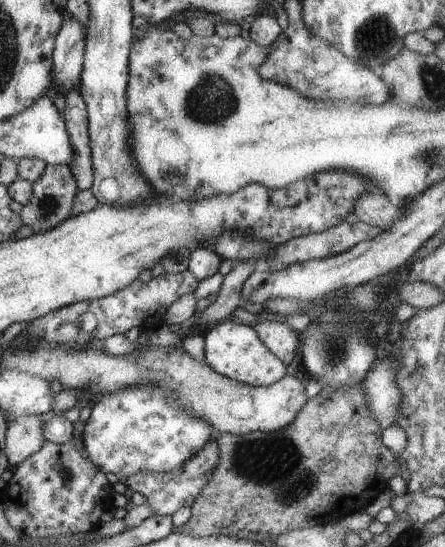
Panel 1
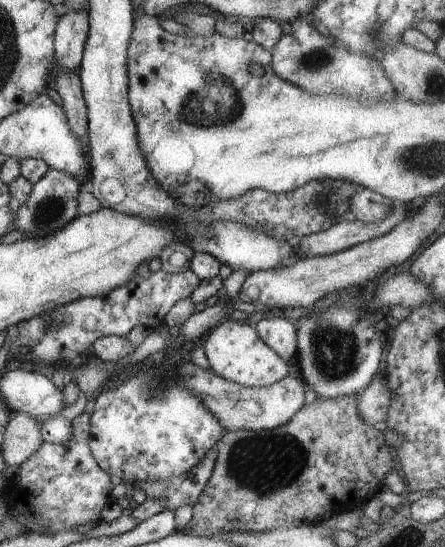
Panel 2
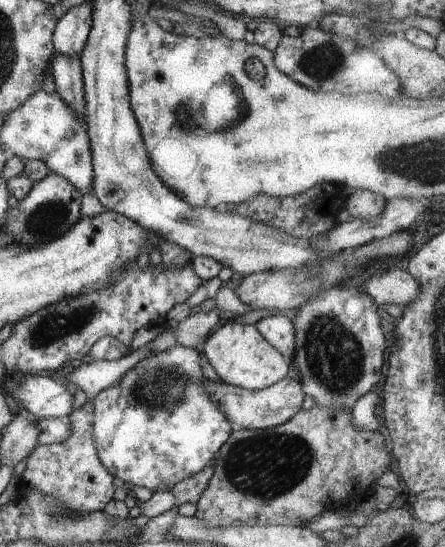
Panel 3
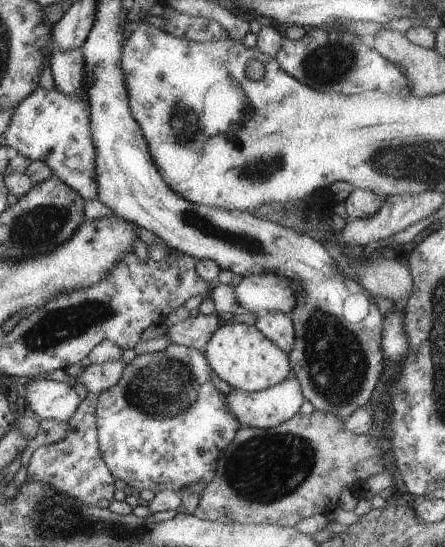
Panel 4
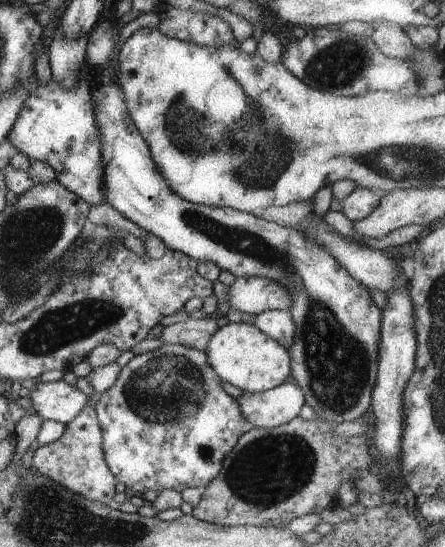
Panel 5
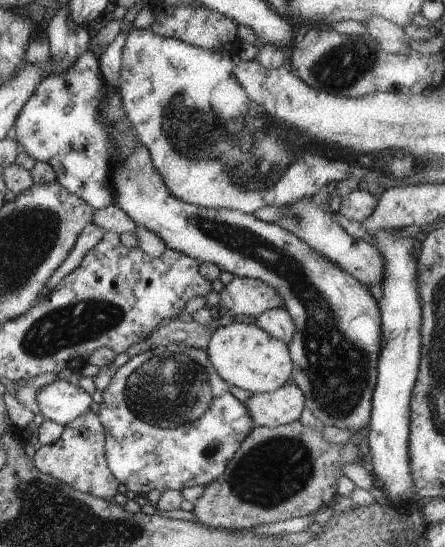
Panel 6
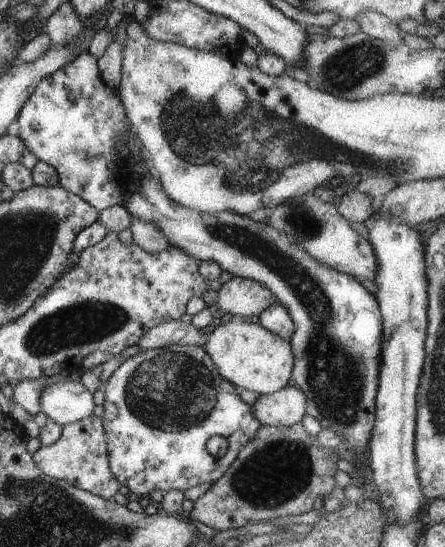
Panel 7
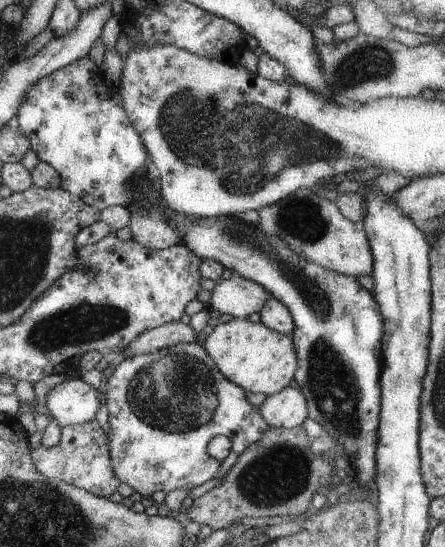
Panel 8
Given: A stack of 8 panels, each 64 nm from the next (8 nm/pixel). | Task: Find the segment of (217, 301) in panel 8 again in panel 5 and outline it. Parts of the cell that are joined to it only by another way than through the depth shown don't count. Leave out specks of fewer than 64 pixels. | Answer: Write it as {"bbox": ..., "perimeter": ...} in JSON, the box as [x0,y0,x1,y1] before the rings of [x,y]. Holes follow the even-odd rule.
{"bbox":[227,277,291,315],"perimeter":[[[236,277],[227,300],[232,309],[256,315],[273,309],[289,310],[291,306],[286,288],[265,277]]]}

